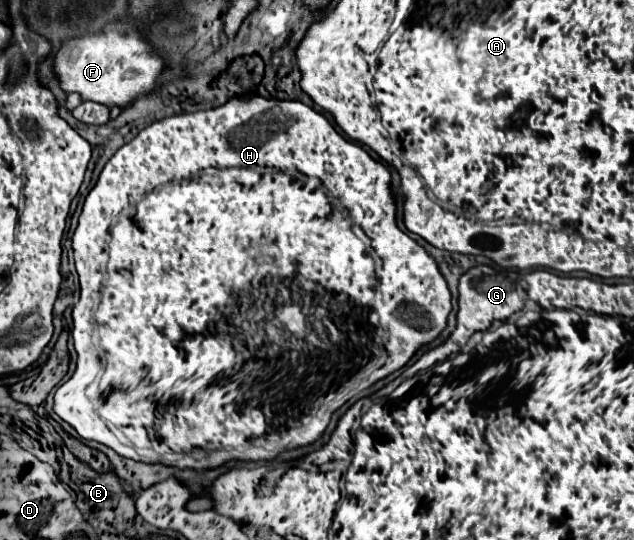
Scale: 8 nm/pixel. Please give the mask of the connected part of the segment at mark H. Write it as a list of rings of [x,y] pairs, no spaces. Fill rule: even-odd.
[[[264,97],[230,99],[222,107],[166,117],[142,129],[130,143],[120,147],[114,153],[114,157],[104,165],[96,185],[92,187],[92,191],[84,201],[78,227],[72,235],[74,261],[80,277],[80,299],[72,311],[74,317],[72,337],[74,347],[78,351],[78,367],[76,373],[58,387],[54,395],[54,413],[66,423],[70,423],[82,439],[108,445],[122,457],[142,461],[142,447],[146,447],[144,459],[146,463],[162,461],[164,465],[174,465],[180,469],[216,467],[228,459],[254,459],[254,461],[272,459],[284,449],[316,441],[326,429],[330,415],[368,383],[368,377],[366,381],[354,383],[352,381],[354,373],[364,369],[364,375],[367,376],[367,372],[372,372],[370,373],[372,385],[378,379],[384,379],[386,375],[404,367],[420,345],[430,343],[440,335],[440,331],[446,327],[448,313],[452,309],[450,291],[442,273],[438,271],[436,261],[414,239],[410,239],[396,227],[394,217],[396,207],[392,203],[388,187],[390,187],[390,171],[384,163],[372,159],[360,145],[344,139],[328,123],[324,115],[316,113],[312,107],[300,101],[278,101]],[[352,225],[358,225],[370,237],[372,253],[368,253],[366,245],[352,233]],[[384,317],[386,319],[396,317],[394,333],[380,323],[384,321]],[[96,379],[98,393],[90,391],[90,397],[94,397],[92,403],[92,399],[86,395],[86,389]]]

